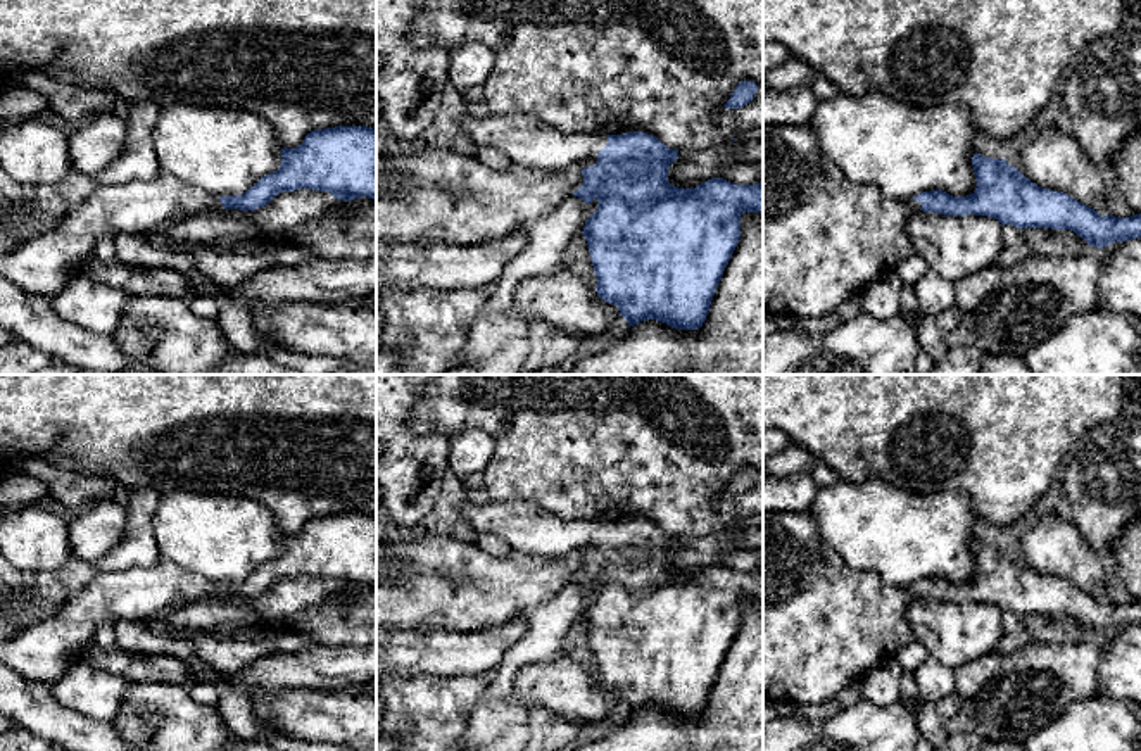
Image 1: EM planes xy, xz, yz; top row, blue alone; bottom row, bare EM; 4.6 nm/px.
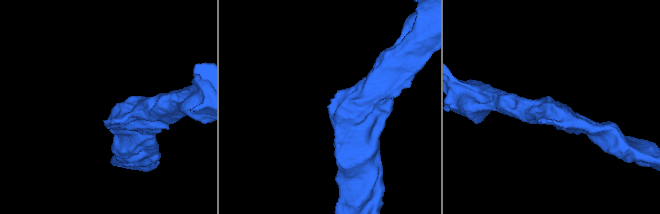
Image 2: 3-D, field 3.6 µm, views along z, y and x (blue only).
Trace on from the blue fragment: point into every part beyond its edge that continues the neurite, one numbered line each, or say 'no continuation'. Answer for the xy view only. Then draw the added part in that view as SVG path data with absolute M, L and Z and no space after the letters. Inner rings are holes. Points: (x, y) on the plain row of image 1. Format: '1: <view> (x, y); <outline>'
1: xy (42, 653); M159 559L152 566L98 573L85 589L69 596L52 616L26 627L16 639L0 642L0 663L17 672L26 682L52 689L69 666L79 661L104 620L143 622L157 616L178 599L195 601L219 596L223 596L219 584L190 573L167 559Z

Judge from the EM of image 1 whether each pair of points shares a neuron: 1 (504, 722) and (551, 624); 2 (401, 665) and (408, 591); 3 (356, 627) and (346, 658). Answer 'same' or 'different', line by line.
1: same
2: different
3: different

